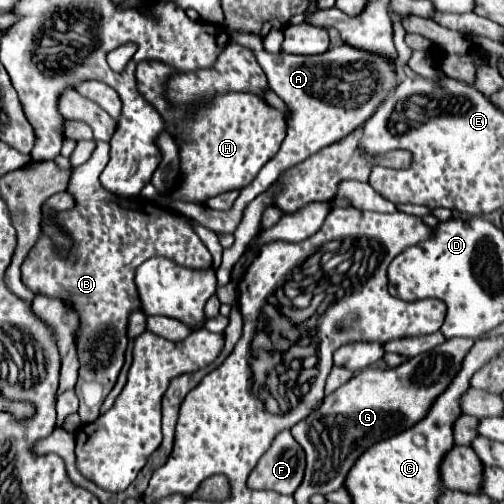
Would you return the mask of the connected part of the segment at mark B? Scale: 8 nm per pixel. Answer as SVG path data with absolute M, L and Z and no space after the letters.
M96 141L96 149L92 151L90 159L72 169L70 179L68 179L68 193L74 195L76 205L68 211L58 211L58 213L48 213L46 219L50 219L50 223L54 227L60 227L60 231L64 231L64 235L72 241L72 247L68 255L56 253L56 243L52 241L52 237L46 233L40 233L36 245L32 247L32 251L28 253L28 257L22 263L22 281L24 285L32 291L32 293L40 293L46 297L58 297L62 299L62 303L78 313L80 319L80 327L78 327L78 337L76 337L76 349L78 349L78 359L80 359L80 371L78 371L78 381L76 381L76 395L80 399L80 419L82 425L90 423L98 417L98 409L104 403L106 395L112 391L116 377L124 365L124 351L128 347L128 317L134 311L140 311L140 297L138 297L138 289L134 283L134 275L136 269L148 261L150 257L166 257L170 261L174 261L180 267L186 269L210 269L212 267L212 255L206 249L206 245L200 241L200 237L196 235L192 223L188 223L188 219L180 213L174 213L158 203L152 203L148 199L144 199L142 195L136 197L116 197L112 193L108 193L100 181L98 175L102 173L102 169L108 163L108 151L110 145L106 141Z

